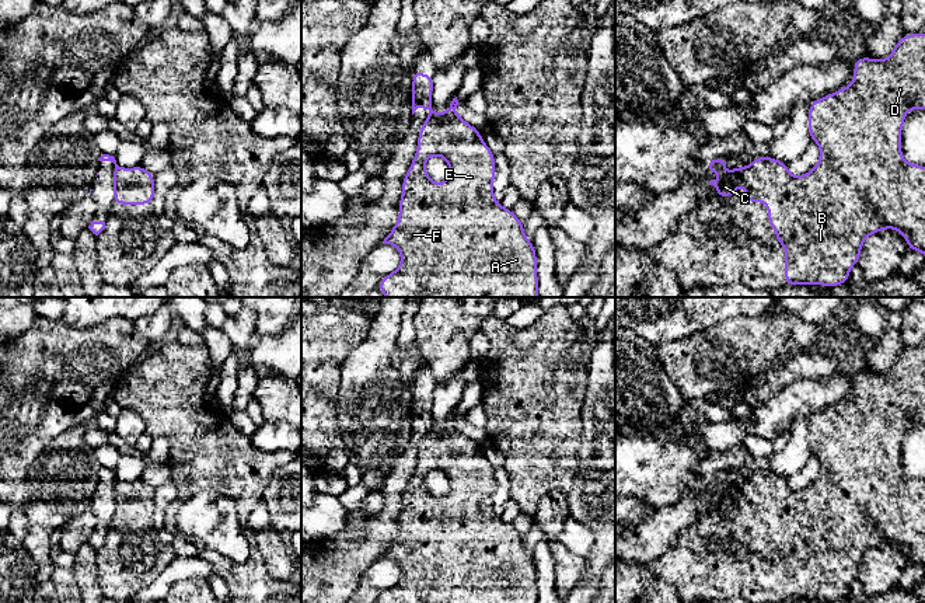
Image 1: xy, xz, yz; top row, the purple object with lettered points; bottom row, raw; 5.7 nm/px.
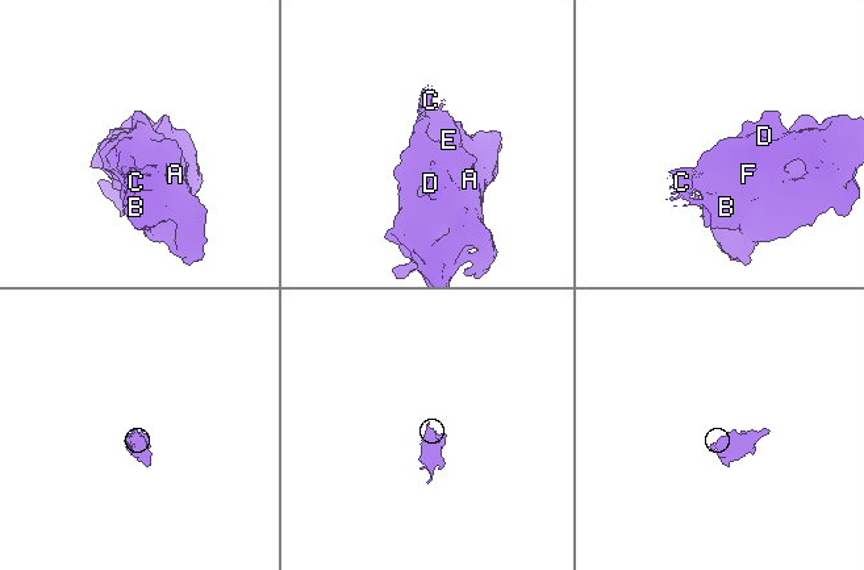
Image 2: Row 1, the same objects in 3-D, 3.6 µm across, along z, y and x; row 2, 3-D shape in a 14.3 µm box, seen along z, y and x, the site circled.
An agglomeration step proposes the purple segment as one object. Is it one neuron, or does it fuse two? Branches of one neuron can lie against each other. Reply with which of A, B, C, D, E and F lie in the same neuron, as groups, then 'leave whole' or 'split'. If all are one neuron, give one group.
groups A B D E F / C; split

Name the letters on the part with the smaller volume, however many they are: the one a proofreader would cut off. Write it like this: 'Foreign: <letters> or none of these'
Foreign: C

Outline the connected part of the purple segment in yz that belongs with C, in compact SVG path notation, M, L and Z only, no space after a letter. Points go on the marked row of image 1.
M747 165L740 168L732 168L718 179L711 179L709 184L718 191L718 198L725 199L733 195L740 185L741 175Z

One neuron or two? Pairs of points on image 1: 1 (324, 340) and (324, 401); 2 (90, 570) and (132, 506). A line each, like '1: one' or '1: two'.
1: one
2: two

